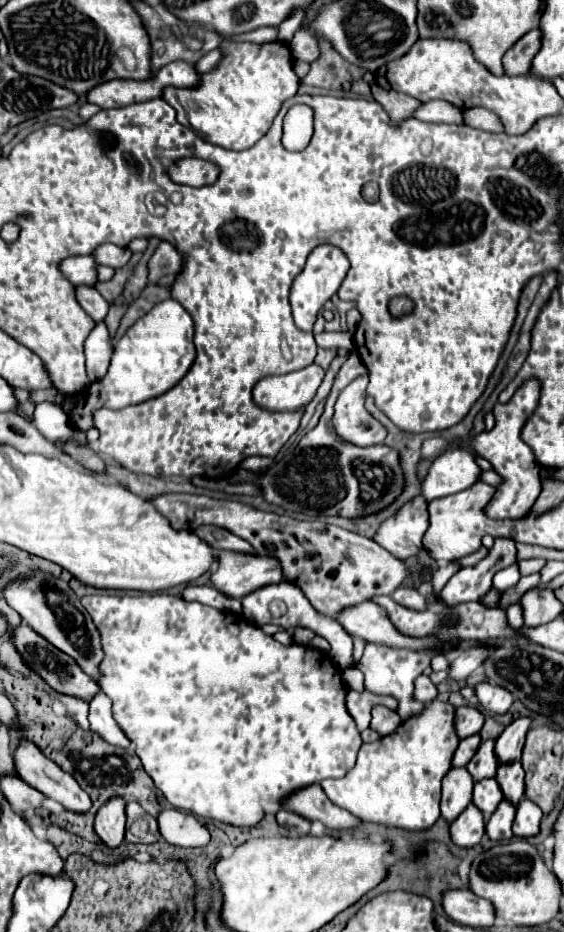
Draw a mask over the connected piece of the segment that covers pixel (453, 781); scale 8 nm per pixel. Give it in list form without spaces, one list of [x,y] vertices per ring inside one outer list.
[[[451,768],[443,778],[441,818],[453,822],[469,804],[473,792],[473,778],[465,768]]]

